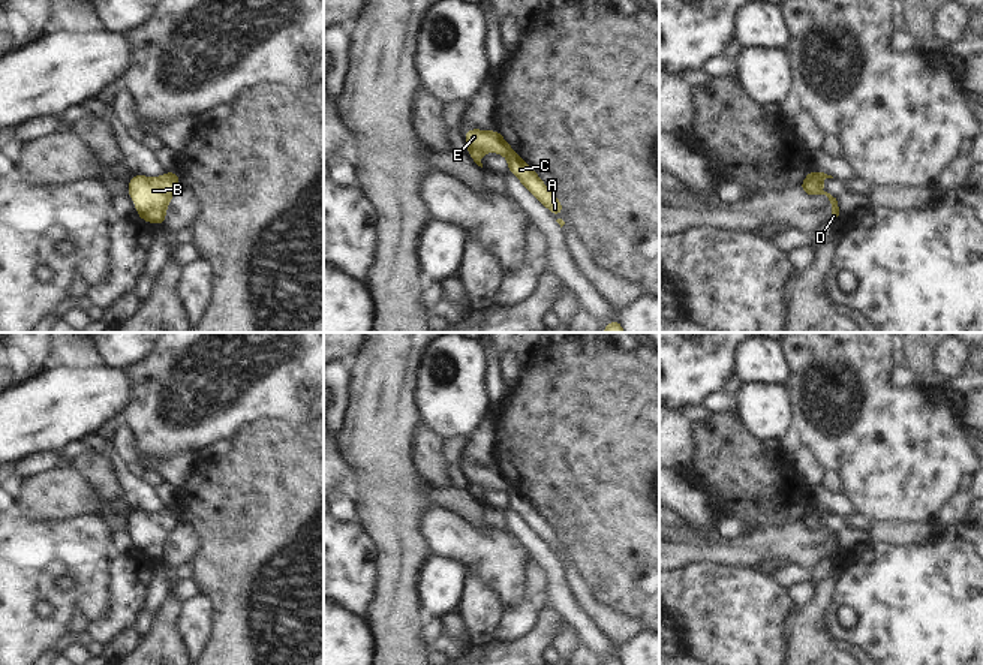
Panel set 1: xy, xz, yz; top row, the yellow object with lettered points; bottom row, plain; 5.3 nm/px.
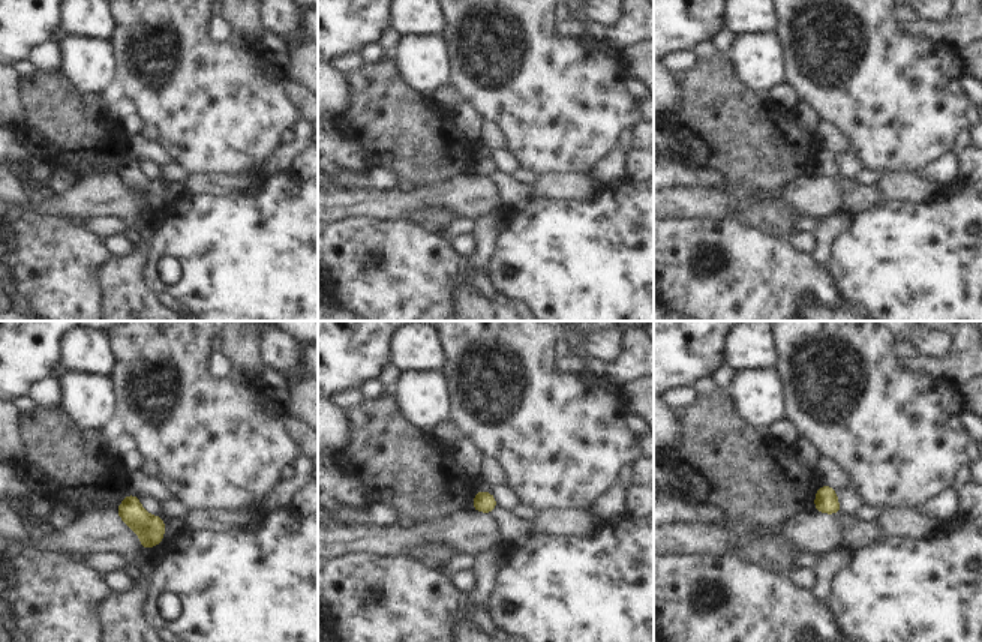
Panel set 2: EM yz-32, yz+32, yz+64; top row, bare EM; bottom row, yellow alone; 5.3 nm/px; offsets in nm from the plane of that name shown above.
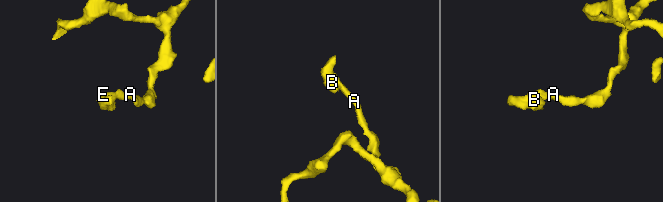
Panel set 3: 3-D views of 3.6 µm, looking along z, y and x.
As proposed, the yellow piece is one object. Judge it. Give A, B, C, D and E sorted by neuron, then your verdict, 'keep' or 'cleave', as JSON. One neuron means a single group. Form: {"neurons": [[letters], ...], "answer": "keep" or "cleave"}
{"neurons": [["A", "C"], ["B", "D", "E"]], "answer": "cleave"}

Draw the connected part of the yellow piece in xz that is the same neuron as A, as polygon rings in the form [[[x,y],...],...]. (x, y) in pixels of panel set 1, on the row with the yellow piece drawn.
[[[515,153],[506,154],[508,171],[515,175],[521,184],[556,216],[563,213],[560,199],[557,199],[536,175],[536,172]]]

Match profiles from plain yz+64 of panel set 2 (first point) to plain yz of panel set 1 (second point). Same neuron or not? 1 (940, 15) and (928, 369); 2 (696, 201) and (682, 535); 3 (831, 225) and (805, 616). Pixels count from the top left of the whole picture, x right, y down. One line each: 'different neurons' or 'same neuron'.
1: different neurons
2: different neurons
3: same neuron

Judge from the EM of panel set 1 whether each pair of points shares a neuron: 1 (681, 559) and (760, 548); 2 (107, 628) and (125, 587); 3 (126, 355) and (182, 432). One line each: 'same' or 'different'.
1: same
2: same
3: different

